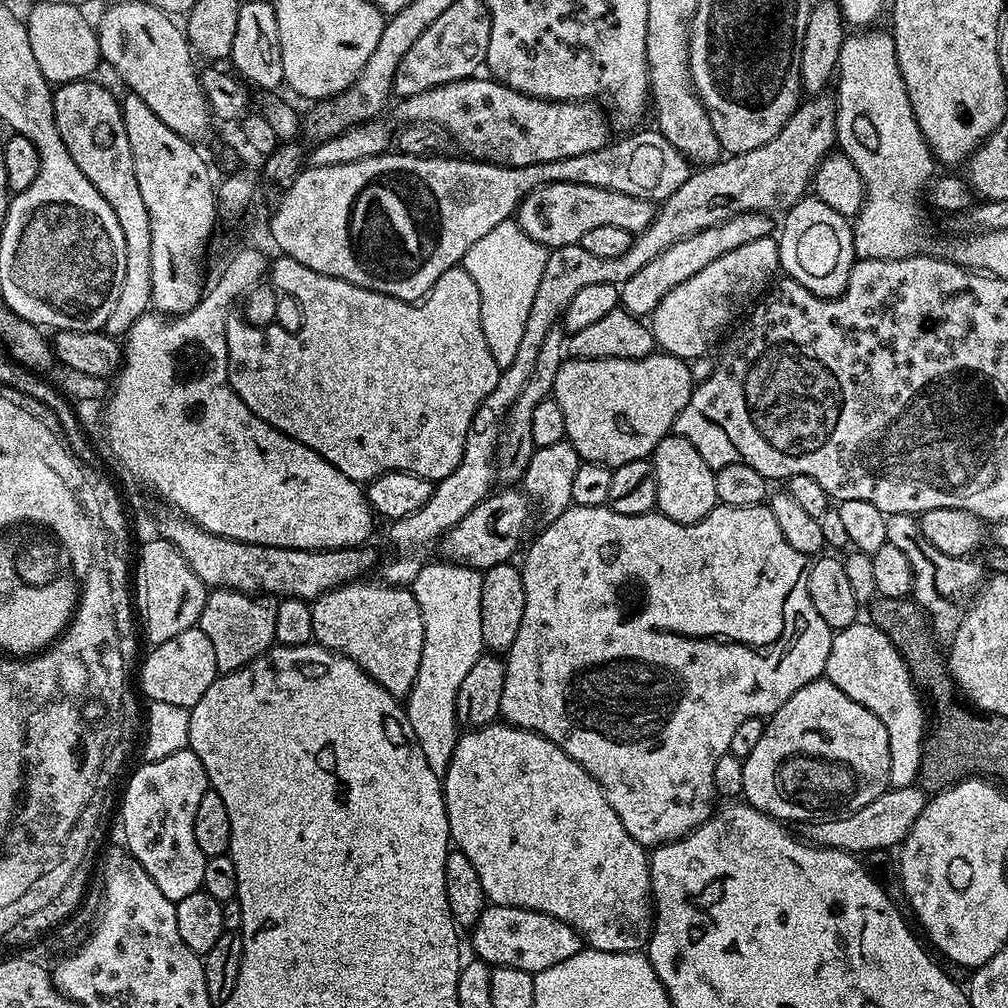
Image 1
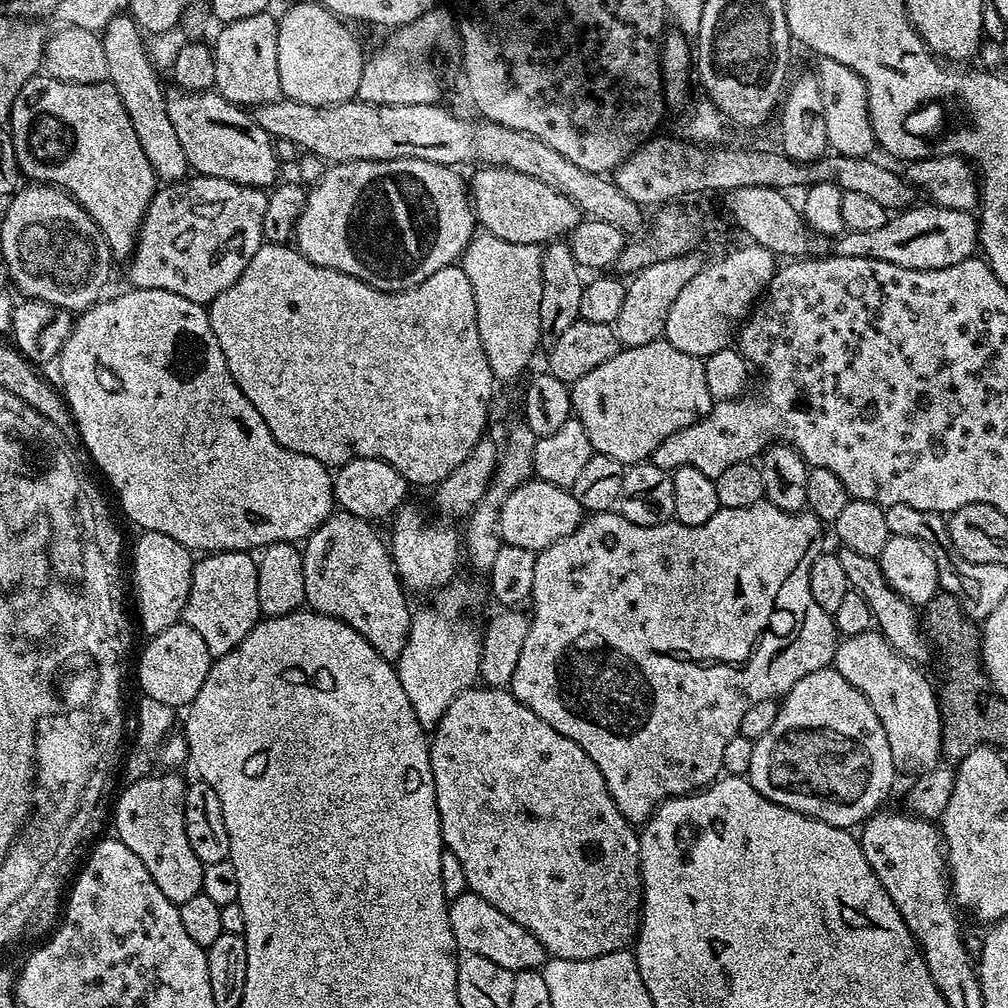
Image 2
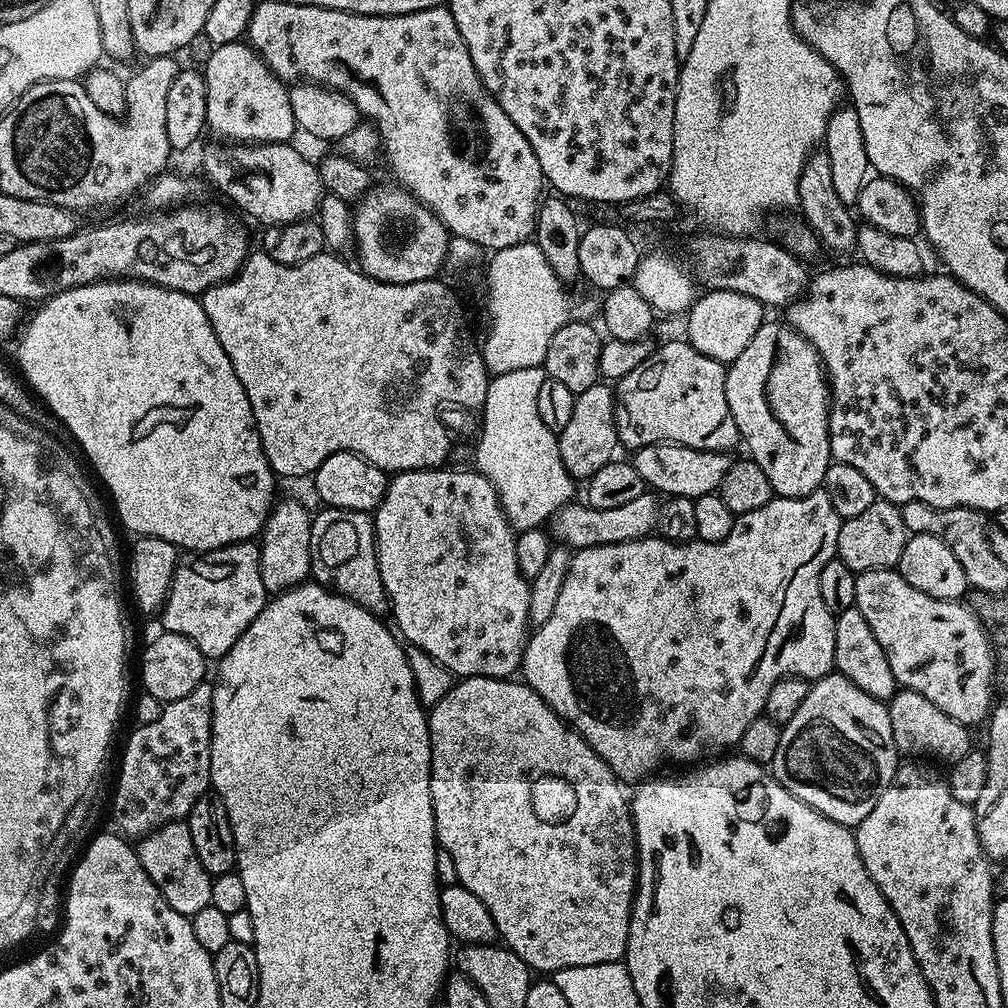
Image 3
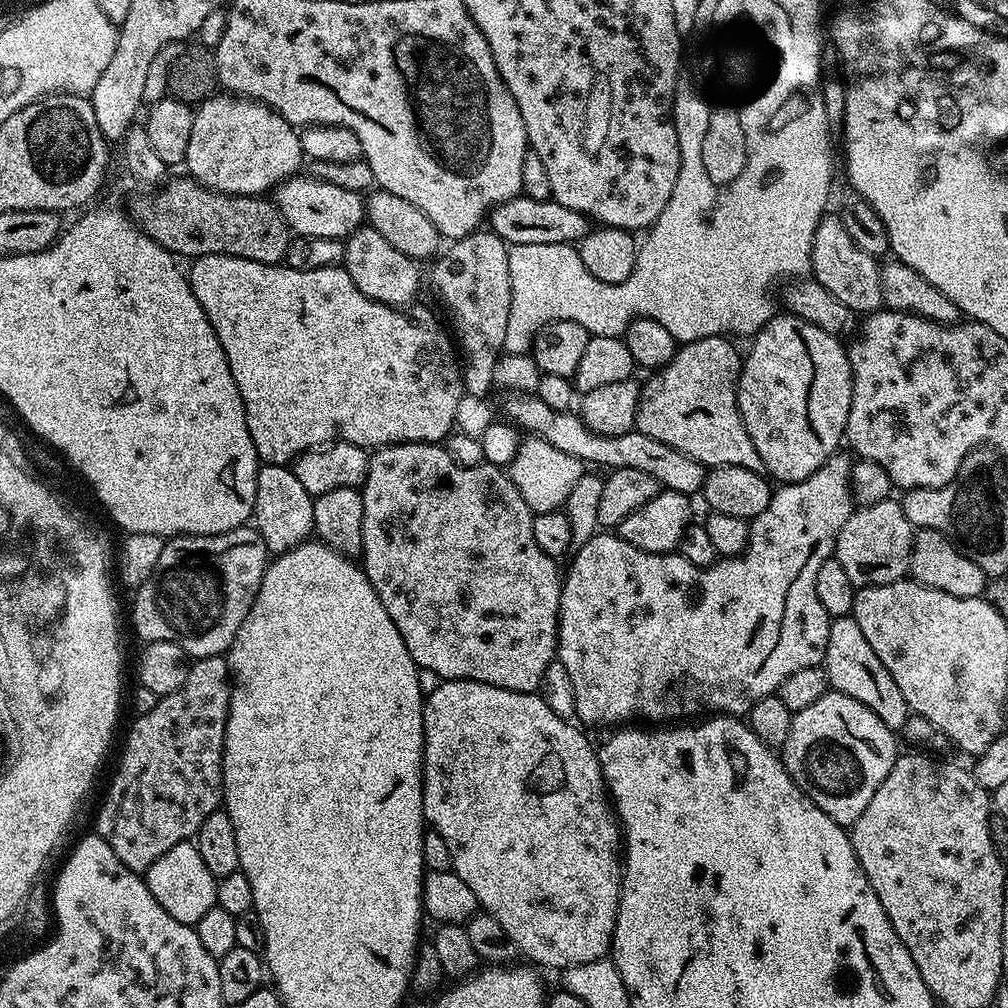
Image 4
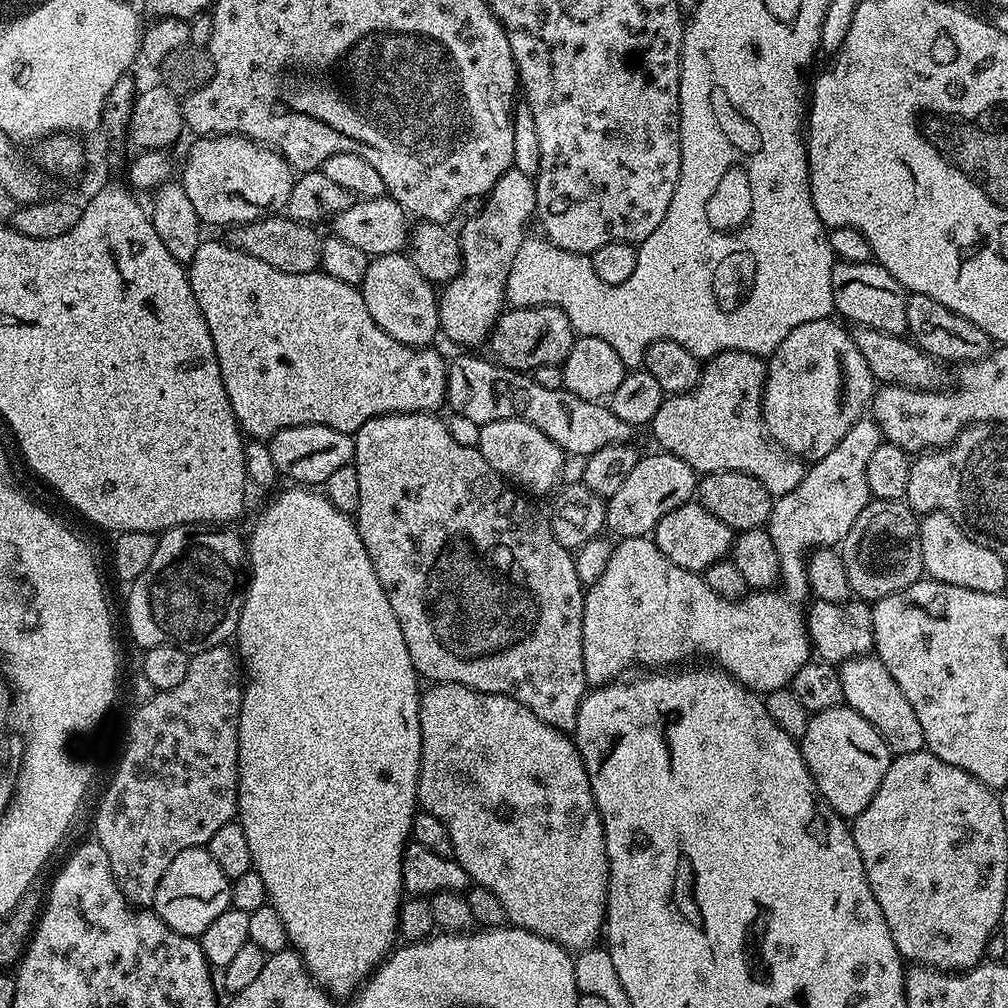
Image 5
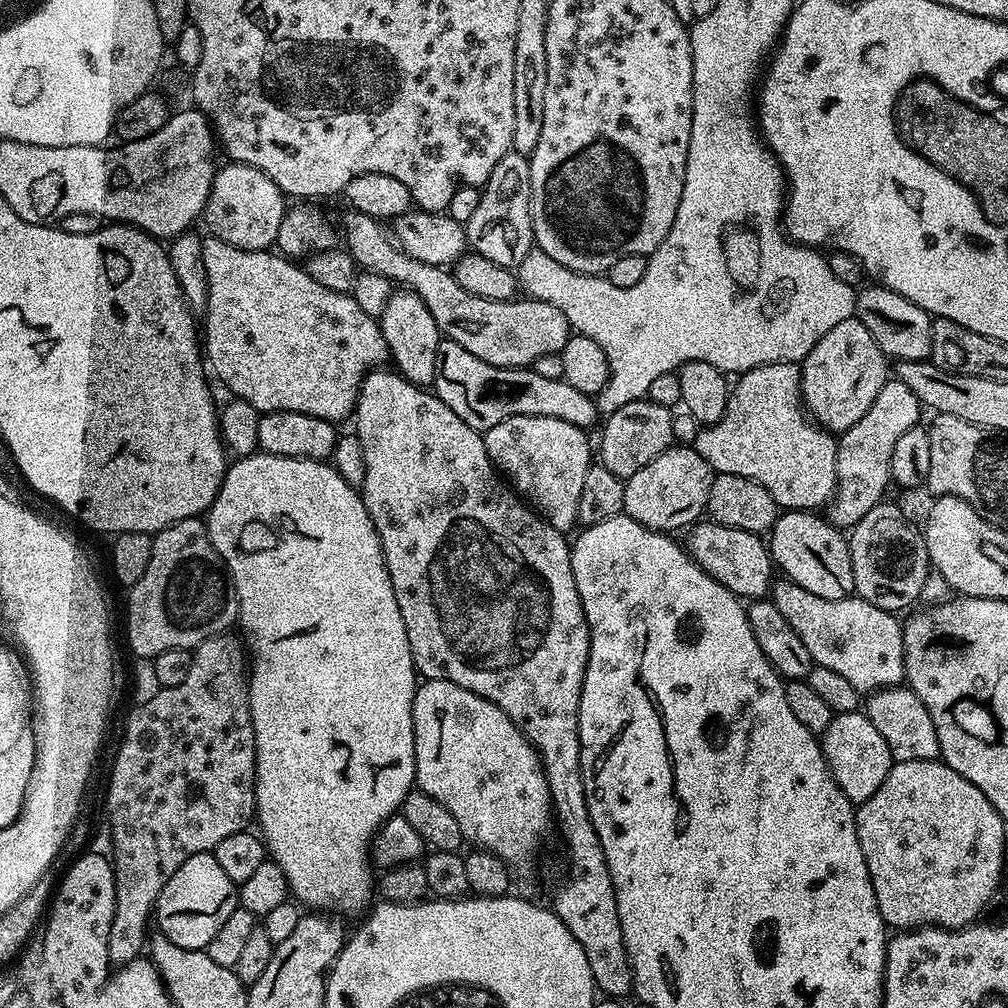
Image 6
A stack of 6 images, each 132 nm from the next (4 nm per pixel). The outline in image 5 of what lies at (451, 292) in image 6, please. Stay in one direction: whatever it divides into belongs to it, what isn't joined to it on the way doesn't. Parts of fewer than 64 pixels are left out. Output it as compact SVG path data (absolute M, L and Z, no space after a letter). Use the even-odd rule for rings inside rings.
M533 306L501 311L500 319L490 333L491 355L506 368L533 370L547 364L563 365L572 343L578 339L571 322L560 308Z

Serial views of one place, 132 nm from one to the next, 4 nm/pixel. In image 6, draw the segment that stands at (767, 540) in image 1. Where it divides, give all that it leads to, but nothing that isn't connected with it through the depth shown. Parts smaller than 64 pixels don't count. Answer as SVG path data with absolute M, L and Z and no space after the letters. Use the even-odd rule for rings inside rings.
M889 378L878 390L878 398L874 398L874 406L854 422L846 431L839 433L836 442L836 491L832 494L832 499L826 508L827 519L831 520L837 528L841 530L850 530L870 510L874 510L876 504L885 499L884 491L890 488L890 454L894 454L894 445L898 443L898 438L906 434L906 430L917 427L921 423L920 412L922 405L918 398L914 398L914 390L906 386L906 382L895 378Z

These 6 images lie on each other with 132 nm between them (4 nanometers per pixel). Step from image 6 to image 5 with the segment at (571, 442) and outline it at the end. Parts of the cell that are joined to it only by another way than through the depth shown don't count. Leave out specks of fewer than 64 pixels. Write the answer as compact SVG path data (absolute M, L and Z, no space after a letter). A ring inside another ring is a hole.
M499 420L479 425L478 432L478 447L482 458L486 458L488 465L498 475L519 486L525 493L546 492L555 484L556 478L559 479L566 453L554 441L546 438L538 426L530 426L530 422L521 420Z

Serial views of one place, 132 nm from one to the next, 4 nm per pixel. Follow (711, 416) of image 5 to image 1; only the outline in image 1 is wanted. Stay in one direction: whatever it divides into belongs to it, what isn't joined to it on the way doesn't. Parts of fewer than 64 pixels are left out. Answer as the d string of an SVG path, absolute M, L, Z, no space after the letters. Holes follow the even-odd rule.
M653 354L642 358L641 360L627 360L626 358L602 358L601 360L573 360L565 359L564 365L558 370L558 378L554 378L554 386L552 387L551 399L558 402L559 408L562 410L562 418L566 418L566 430L564 431L566 439L574 446L574 450L578 450L581 461L598 462L606 465L607 468L614 469L622 466L626 462L634 462L635 460L647 460L651 457L652 452L658 446L658 442L662 442L665 436L669 435L676 427L676 419L678 414L682 414L682 406L686 406L686 402L690 402L690 394L694 387L694 381L688 364L683 360L679 360L677 356L667 354Z

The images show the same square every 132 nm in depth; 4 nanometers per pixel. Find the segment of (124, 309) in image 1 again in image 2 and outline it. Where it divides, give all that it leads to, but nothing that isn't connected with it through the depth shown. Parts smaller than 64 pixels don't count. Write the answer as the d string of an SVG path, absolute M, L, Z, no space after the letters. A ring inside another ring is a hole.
M37 74L27 80L16 95L12 104L10 131L21 173L29 181L51 184L63 192L71 192L102 230L112 248L113 257L131 257L138 243L144 215L156 197L158 177L150 158L146 158L146 150L142 150L142 142L138 142L138 134L134 132L130 114L126 114L126 106L122 106L122 98L118 98L116 87L110 82L67 84L53 76Z

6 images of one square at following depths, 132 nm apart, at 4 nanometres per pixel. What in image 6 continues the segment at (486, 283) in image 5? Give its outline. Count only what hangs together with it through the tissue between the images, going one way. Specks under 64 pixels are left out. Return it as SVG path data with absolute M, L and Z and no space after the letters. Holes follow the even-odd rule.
M508 151L494 166L490 178L480 188L480 201L474 209L466 225L466 244L471 251L482 254L482 258L490 258L490 262L498 262L498 266L515 269L526 258L526 254L532 251L534 241L532 238L532 223L530 222L530 166L529 157Z

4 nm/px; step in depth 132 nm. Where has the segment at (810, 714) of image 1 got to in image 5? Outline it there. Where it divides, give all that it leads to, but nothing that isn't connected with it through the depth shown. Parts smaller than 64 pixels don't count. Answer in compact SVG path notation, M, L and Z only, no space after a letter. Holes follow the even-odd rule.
M841 706L809 715L808 725L798 743L821 800L825 800L839 816L855 818L870 806L870 798L874 798L878 786L882 786L890 753L878 730L874 730L862 714Z

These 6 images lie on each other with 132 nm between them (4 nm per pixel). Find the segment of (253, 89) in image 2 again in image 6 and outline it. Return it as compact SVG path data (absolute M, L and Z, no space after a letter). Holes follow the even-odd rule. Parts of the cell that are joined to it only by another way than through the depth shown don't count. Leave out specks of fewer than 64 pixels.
M228 162L217 167L216 177L212 180L208 201L204 207L202 224L205 224L211 235L216 236L222 242L230 246L238 246L242 250L262 252L271 249L278 238L278 226L282 226L282 218L286 211L286 197L280 188L262 170L258 170L249 164L237 164Z

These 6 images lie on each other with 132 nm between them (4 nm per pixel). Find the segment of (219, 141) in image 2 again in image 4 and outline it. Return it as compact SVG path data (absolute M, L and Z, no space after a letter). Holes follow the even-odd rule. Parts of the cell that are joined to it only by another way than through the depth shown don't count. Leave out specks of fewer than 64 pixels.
M311 174L290 176L276 185L274 203L289 229L300 236L308 236L309 241L332 239L343 241L353 231L365 223L365 197L358 192L342 190L330 182L322 182Z

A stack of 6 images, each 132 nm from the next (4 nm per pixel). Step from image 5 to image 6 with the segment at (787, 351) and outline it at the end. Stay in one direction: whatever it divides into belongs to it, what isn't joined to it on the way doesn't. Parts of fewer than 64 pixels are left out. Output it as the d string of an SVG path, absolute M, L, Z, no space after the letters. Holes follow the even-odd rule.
M853 316L829 331L799 365L800 399L809 416L833 434L846 431L878 398L878 390L890 378L890 360L874 342L874 334Z

